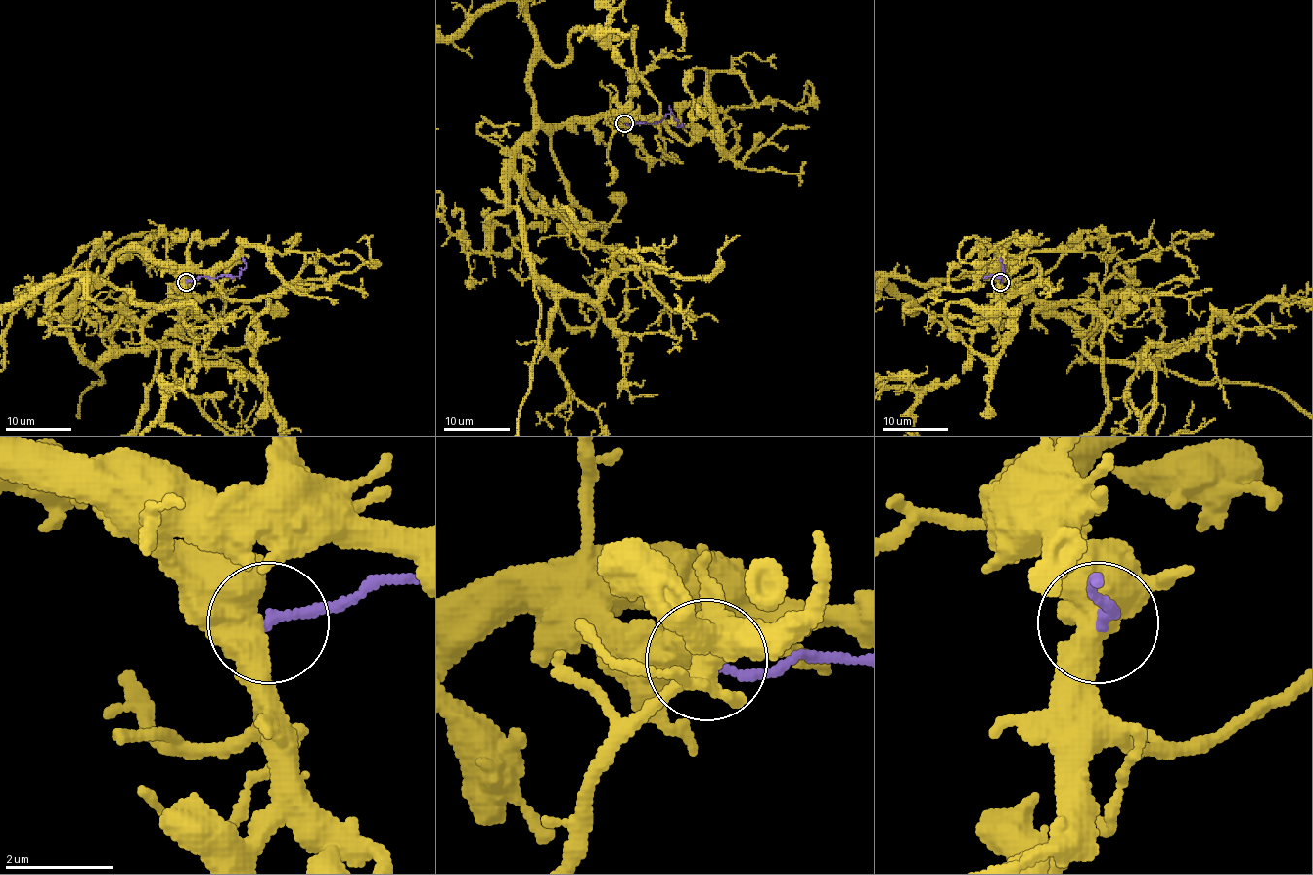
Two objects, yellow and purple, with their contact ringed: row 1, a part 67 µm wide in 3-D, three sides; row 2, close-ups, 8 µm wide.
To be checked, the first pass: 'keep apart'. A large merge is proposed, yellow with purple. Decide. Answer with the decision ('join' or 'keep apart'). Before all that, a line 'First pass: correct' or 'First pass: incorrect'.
First pass: incorrect
join

